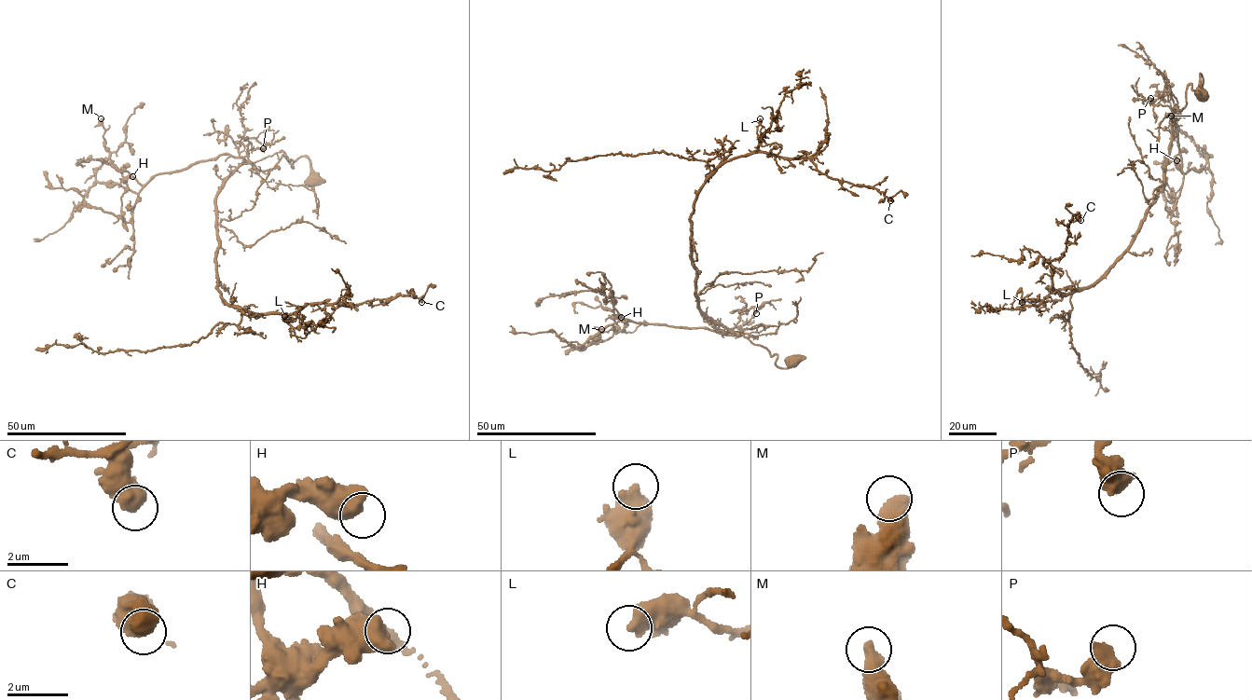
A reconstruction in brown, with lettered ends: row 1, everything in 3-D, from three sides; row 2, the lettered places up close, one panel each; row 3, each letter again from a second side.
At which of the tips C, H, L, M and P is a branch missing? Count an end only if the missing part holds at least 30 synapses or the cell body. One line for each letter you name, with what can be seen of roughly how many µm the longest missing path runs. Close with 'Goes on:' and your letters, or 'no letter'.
M: about 15 µm are missing
Goes on: M

